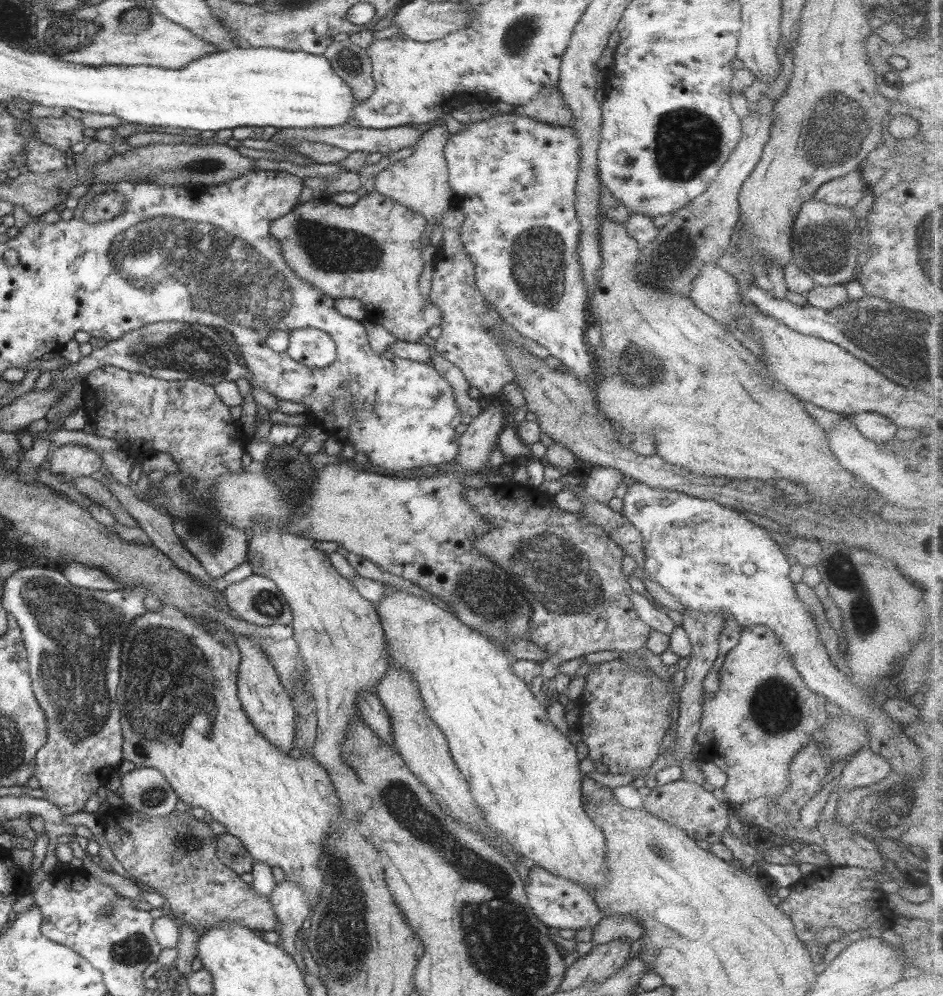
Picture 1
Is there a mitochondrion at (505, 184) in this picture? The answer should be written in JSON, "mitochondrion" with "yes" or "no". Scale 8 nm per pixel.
{"mitochondrion":"no"}

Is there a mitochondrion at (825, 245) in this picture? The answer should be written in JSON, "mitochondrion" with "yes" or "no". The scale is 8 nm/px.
{"mitochondrion":"yes"}

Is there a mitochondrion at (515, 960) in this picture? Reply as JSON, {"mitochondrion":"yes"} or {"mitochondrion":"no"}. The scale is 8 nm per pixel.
{"mitochondrion":"yes"}

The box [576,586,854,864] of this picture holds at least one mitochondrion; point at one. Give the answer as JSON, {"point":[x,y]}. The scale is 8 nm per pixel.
{"point":[775,709]}

